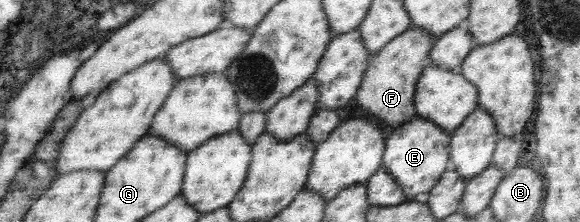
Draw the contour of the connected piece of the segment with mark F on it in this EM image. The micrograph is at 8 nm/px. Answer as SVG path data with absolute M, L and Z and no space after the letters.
M411 26L395 37L395 40L389 41L375 56L370 56L367 70L363 73L354 98L357 105L367 115L372 115L393 128L417 118L418 113L413 105L414 92L423 69L430 64L429 52L434 41L427 31Z

